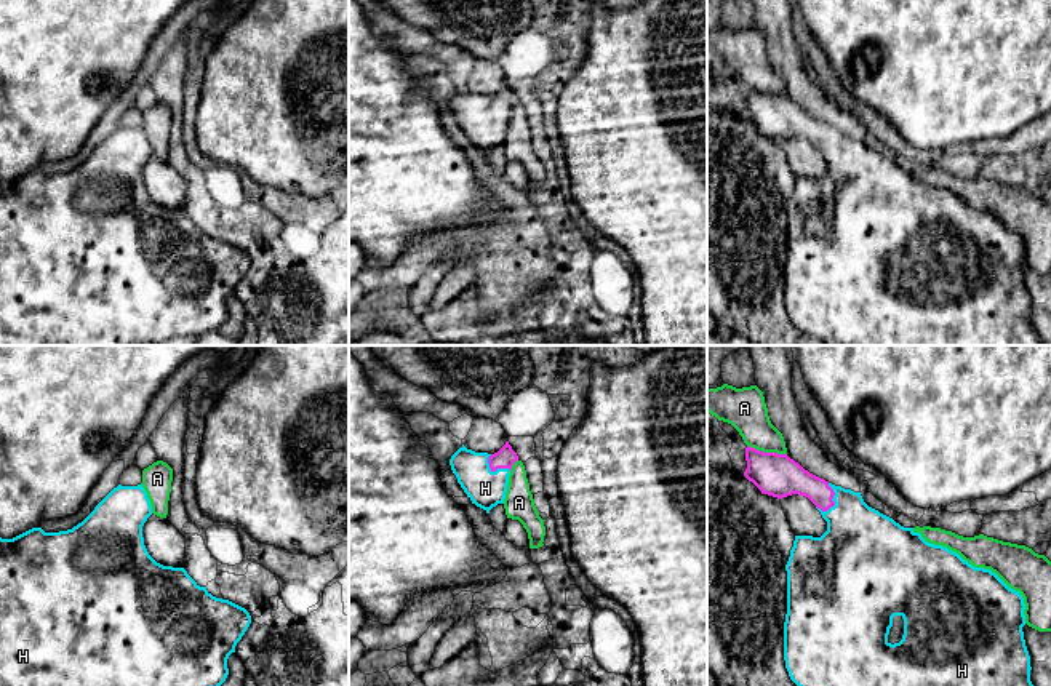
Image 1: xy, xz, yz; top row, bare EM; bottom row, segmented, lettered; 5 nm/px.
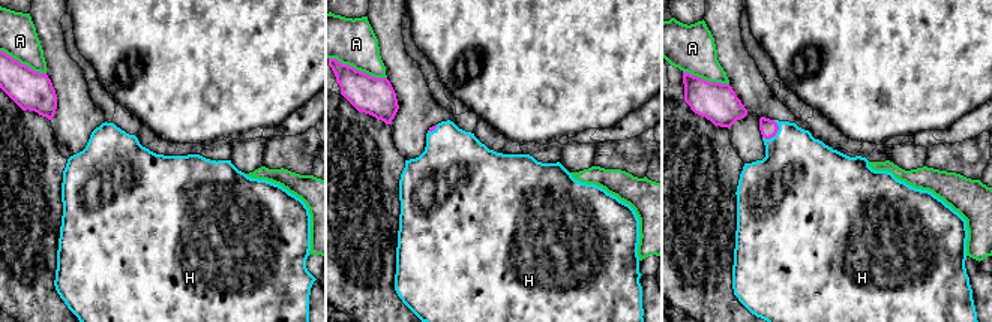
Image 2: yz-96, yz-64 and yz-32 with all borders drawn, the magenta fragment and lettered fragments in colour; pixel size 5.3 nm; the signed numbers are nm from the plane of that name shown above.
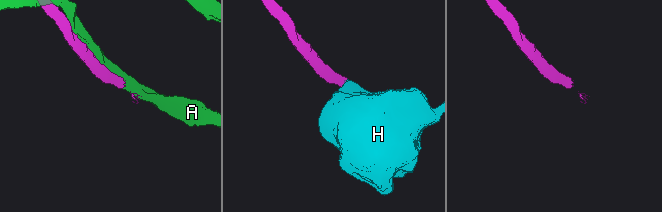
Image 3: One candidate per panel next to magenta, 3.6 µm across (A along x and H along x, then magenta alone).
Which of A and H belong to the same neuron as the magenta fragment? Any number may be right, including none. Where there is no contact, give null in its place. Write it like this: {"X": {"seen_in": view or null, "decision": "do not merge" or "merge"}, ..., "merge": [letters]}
{"A": {"seen_in": "yz", "decision": "do not merge"}, "H": {"seen_in": "yz", "decision": "merge"}, "merge": ["H"]}

